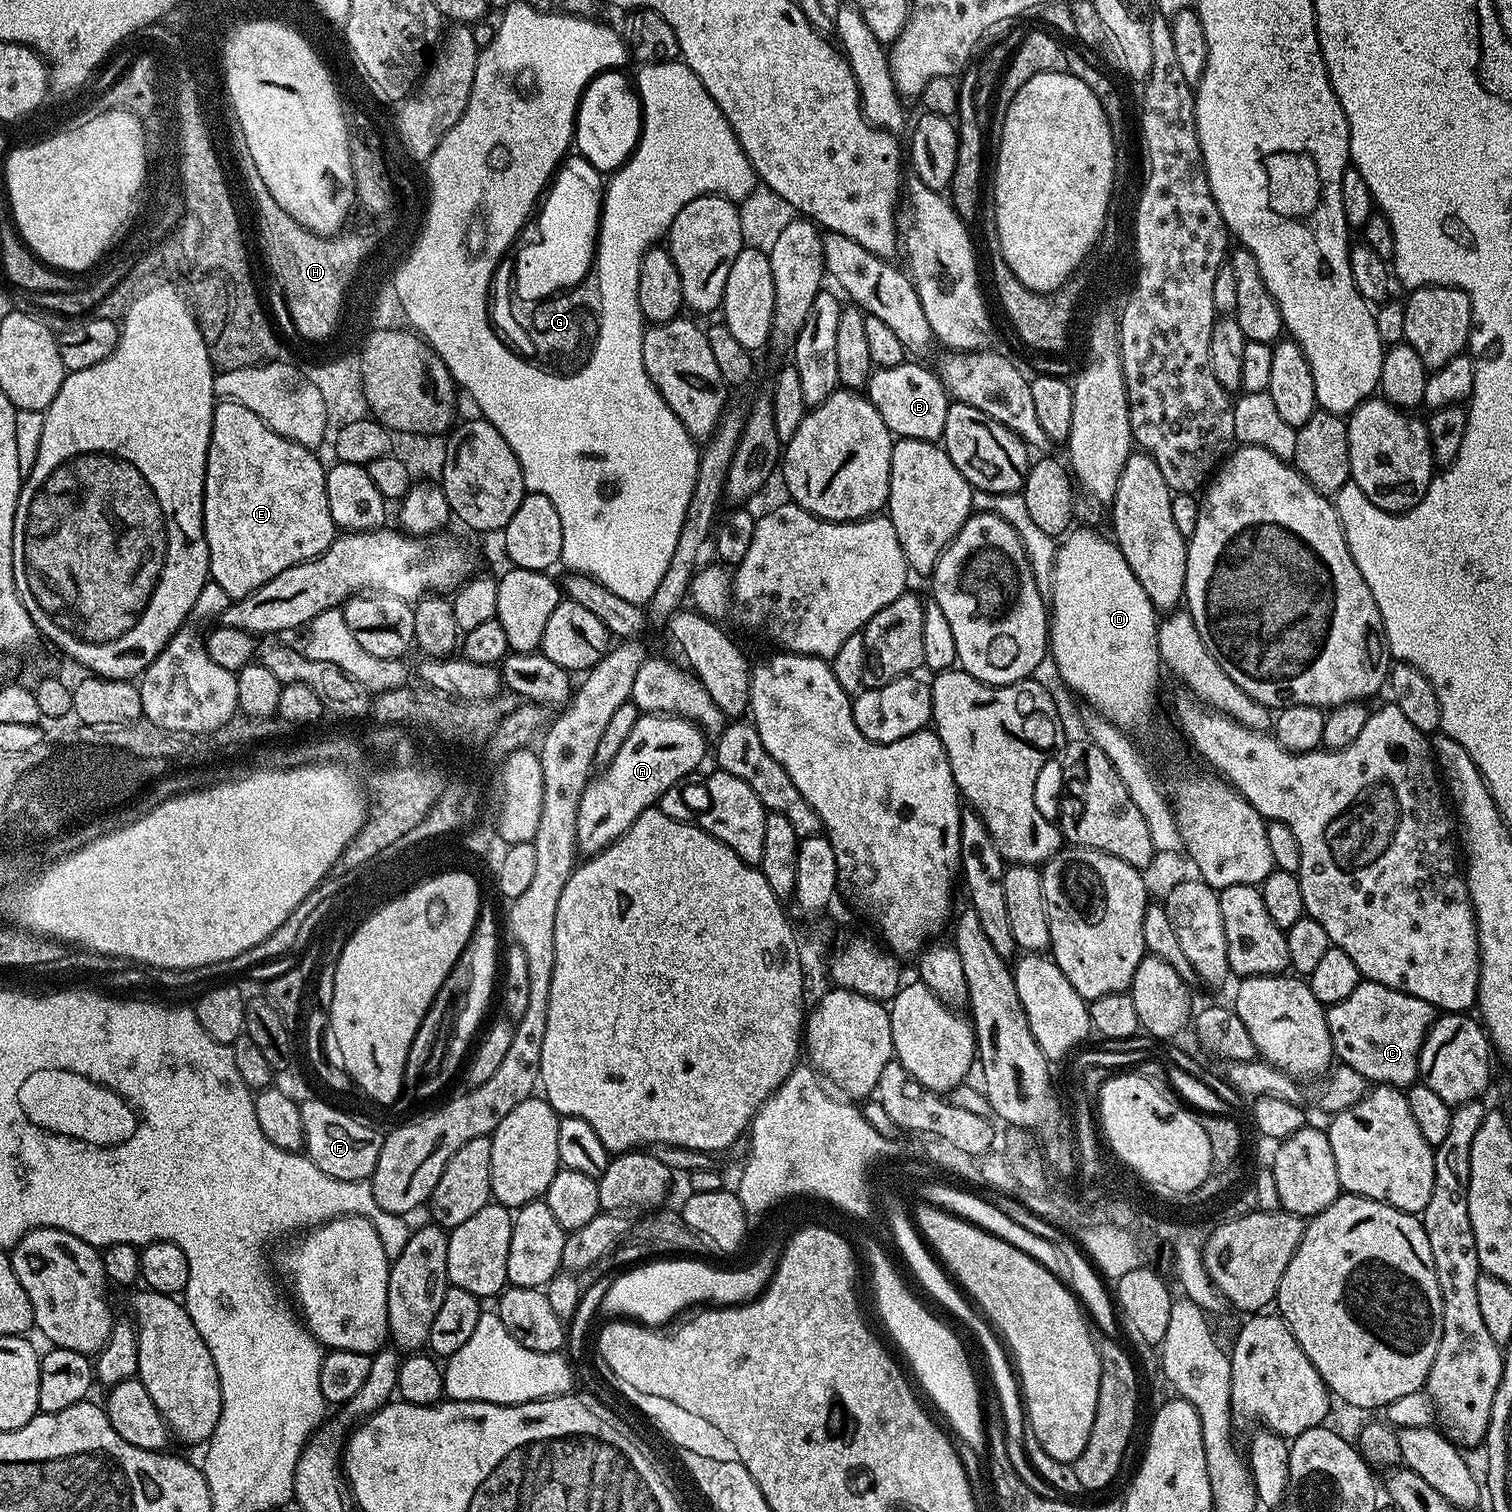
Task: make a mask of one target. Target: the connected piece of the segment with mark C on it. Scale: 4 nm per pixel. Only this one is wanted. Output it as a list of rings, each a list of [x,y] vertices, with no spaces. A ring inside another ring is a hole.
[[[1361,979],[1350,998],[1342,998],[1342,1002],[1327,1005],[1326,1026],[1330,1030],[1332,1051],[1339,1063],[1358,1070],[1358,1074],[1362,1074],[1373,1085],[1391,1084],[1393,1088],[1404,1090],[1417,1083],[1420,1076],[1420,1051],[1437,1015],[1437,1009],[1430,1002],[1422,1002],[1422,998],[1414,998],[1373,980]]]

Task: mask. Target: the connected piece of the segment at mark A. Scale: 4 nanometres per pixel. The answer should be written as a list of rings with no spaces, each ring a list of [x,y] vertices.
[[[641,714],[638,722],[634,722],[634,730],[630,730],[630,738],[622,742],[622,750],[614,754],[614,762],[610,762],[607,768],[589,779],[582,794],[582,802],[578,802],[577,849],[585,857],[594,856],[604,848],[610,847],[626,830],[630,830],[638,814],[659,805],[666,790],[677,787],[683,776],[690,775],[703,762],[704,740],[706,741],[705,733],[693,720],[685,720],[682,716],[671,714]]]

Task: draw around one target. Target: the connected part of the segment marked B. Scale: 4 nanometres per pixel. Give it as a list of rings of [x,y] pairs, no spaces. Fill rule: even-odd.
[[[905,362],[898,366],[876,368],[868,378],[866,395],[878,414],[882,414],[882,422],[886,422],[893,437],[936,442],[946,430],[946,410],[950,397],[939,375],[920,364],[923,363]]]

